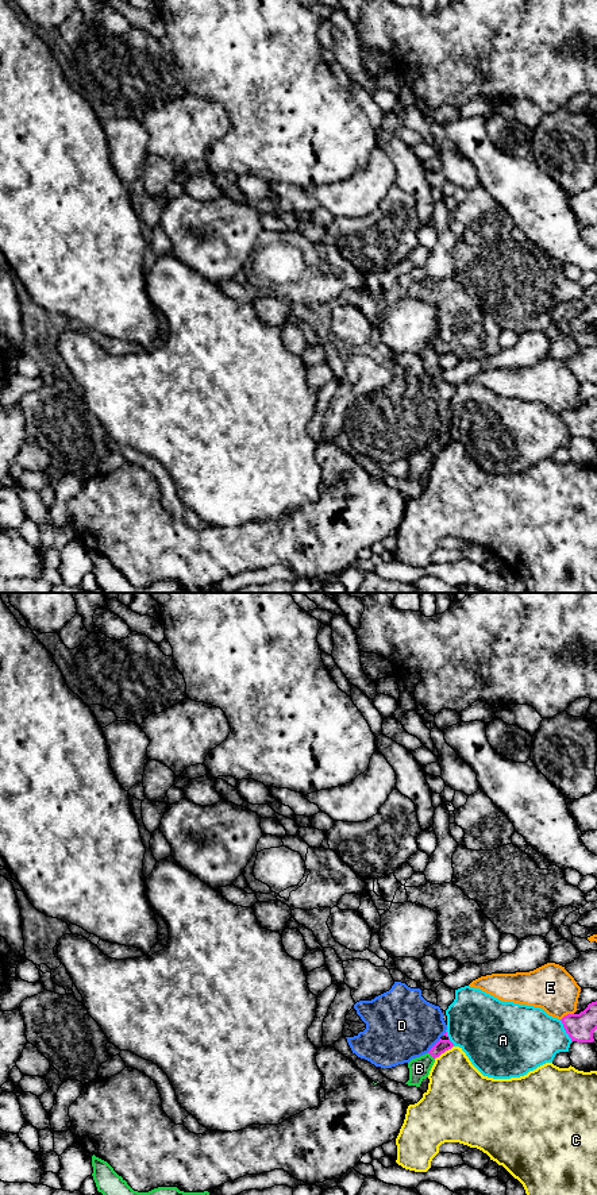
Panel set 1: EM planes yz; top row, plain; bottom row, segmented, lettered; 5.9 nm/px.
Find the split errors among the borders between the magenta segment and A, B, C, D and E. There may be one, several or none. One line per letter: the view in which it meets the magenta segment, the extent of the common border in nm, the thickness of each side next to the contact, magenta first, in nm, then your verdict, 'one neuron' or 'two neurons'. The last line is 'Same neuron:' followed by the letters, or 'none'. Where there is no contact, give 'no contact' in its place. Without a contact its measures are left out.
A: meets magenta in yz; contact 150 nm long; 160 nm thick on the magenta side, 380 nm on the other; two neurons
B: meets magenta in yz; contact 60 nm long; 80 nm thick on the magenta side, 130 nm on the other; one neuron
C: meets magenta in yz; contact 140 nm long; 80 nm thick on the magenta side, 360 nm on the other; two neurons
D: meets magenta in yz; contact 120 nm long; 80 nm thick on the magenta side, 420 nm on the other; two neurons
E: meets magenta in yz; contact 90 nm long; 160 nm thick on the magenta side, 280 nm on the other; two neurons
Same neuron: B

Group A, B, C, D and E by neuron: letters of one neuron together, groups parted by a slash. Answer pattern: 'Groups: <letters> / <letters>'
Groups: A / B / C / D / E

